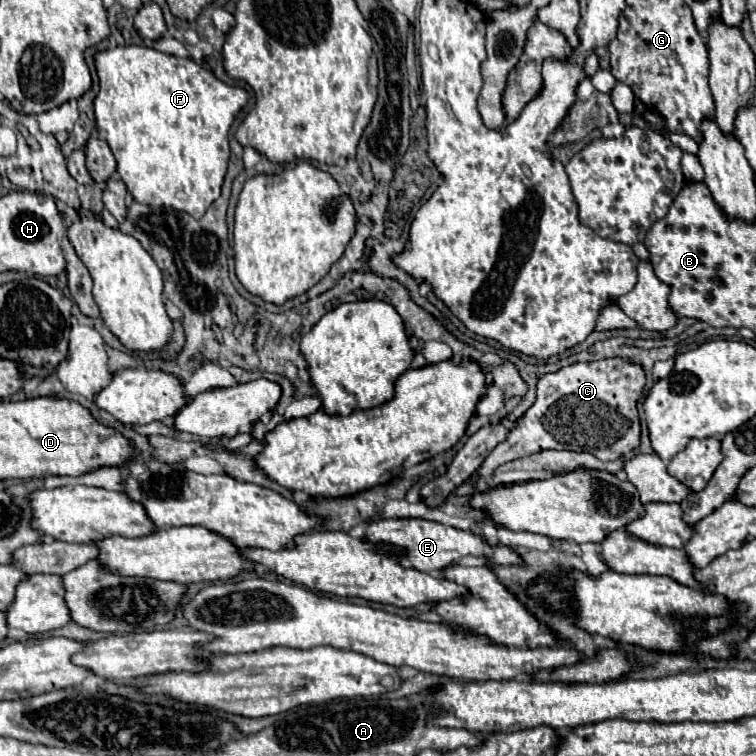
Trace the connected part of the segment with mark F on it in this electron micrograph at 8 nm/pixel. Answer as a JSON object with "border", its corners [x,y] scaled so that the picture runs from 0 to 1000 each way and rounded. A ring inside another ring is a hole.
{"border":[[[156,61],[130,69],[124,85],[132,103],[132,122],[124,132],[130,177],[143,188],[169,254],[185,270],[225,272],[267,288],[272,275],[291,259],[304,209],[302,175],[312,151],[328,135],[328,122],[296,111],[254,77],[233,77],[193,61]]]}

